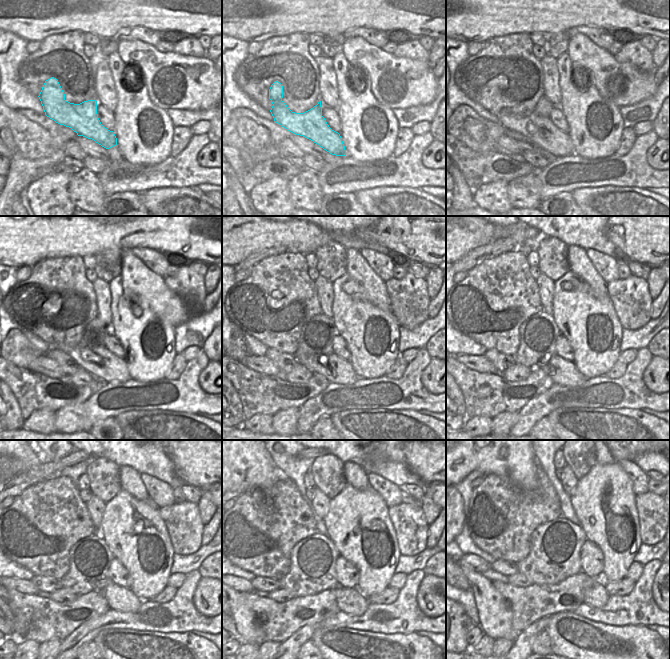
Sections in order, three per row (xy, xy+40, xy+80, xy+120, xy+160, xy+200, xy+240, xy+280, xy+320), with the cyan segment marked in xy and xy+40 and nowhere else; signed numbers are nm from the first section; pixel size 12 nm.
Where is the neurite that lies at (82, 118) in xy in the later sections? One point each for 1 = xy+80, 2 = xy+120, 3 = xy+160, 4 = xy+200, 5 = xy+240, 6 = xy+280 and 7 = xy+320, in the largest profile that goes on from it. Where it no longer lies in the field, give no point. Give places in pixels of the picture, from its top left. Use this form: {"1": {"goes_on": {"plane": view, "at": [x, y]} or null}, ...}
{"1": {"goes_on": {"plane": "xy+80", "at": [539, 129]}}, "2": {"goes_on": {"plane": "xy+120", "at": [97, 360]}}, "3": {"goes_on": {"plane": "xy+160", "at": [337, 370]}}, "4": {"goes_on": {"plane": "xy+200", "at": [563, 372]}}, "5": {"goes_on": {"plane": "xy+240", "at": [122, 599]}}, "6": {"goes_on": {"plane": "xy+280", "at": [348, 600]}}, "7": {"goes_on": {"plane": "xy+320", "at": [596, 596]}}}

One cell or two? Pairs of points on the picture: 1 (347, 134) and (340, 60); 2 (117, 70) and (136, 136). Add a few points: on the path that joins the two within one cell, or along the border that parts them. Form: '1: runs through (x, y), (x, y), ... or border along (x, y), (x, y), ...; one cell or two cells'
1: runs through (348, 116), (348, 91), (344, 78); one cell
2: runs through (119, 86), (133, 109), (136, 120); one cell

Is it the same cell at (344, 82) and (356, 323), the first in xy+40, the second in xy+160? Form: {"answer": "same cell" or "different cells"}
{"answer": "same cell"}

